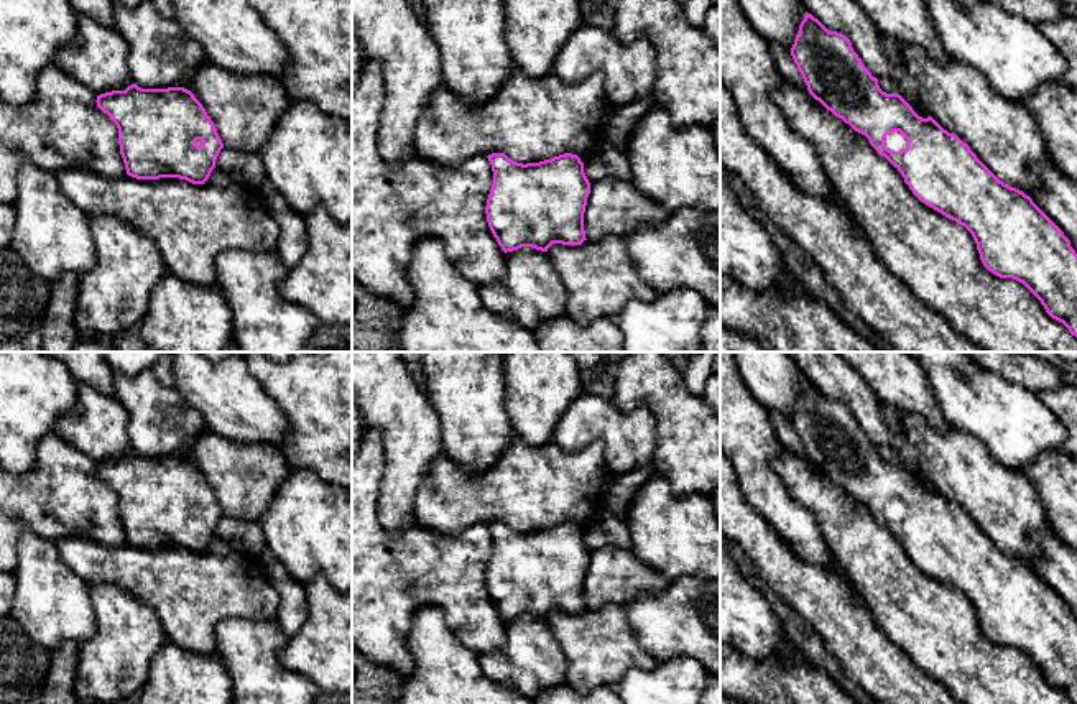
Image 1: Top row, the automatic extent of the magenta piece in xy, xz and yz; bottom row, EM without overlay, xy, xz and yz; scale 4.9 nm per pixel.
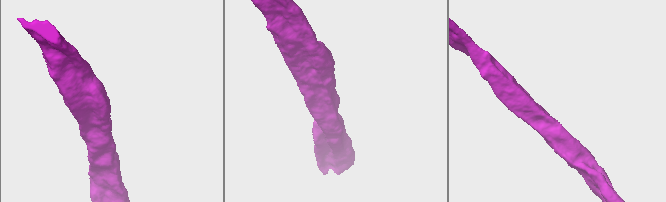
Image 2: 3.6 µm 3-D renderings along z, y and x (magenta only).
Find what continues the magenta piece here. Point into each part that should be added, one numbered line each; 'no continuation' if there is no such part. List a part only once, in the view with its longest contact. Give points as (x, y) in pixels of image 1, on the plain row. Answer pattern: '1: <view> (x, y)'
1: yz (895, 510)

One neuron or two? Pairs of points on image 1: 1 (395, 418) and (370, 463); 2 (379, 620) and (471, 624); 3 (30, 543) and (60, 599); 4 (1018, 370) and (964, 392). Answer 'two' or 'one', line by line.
1: two
2: one
3: one
4: two

